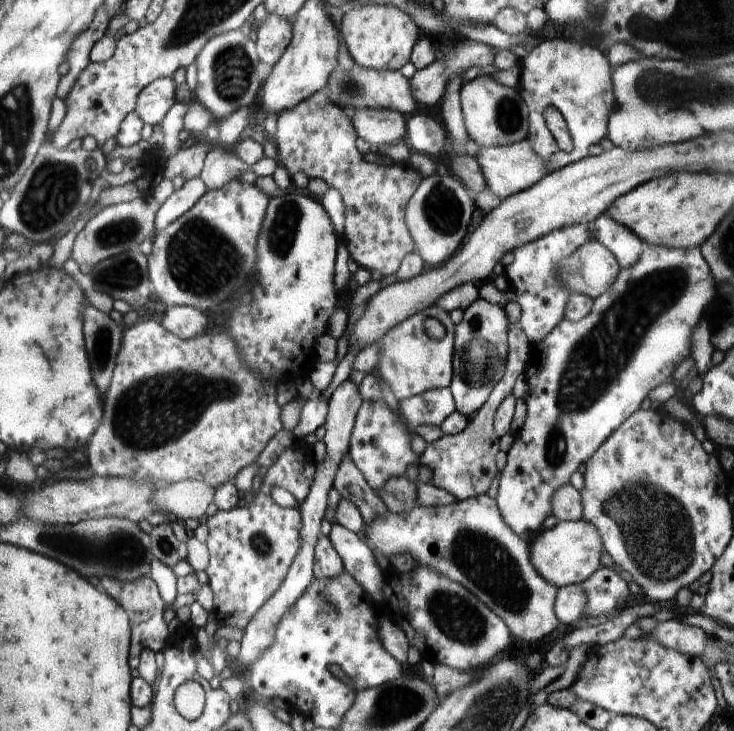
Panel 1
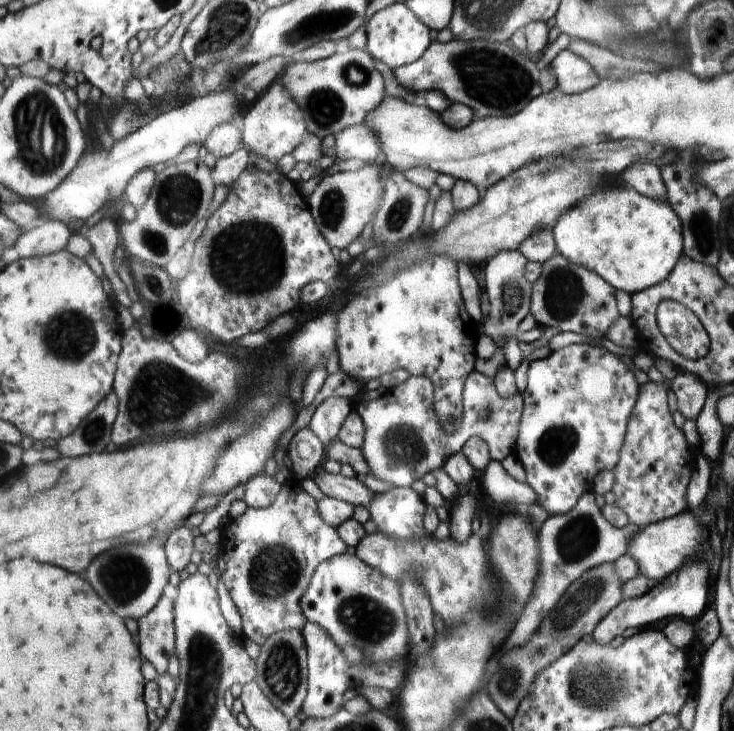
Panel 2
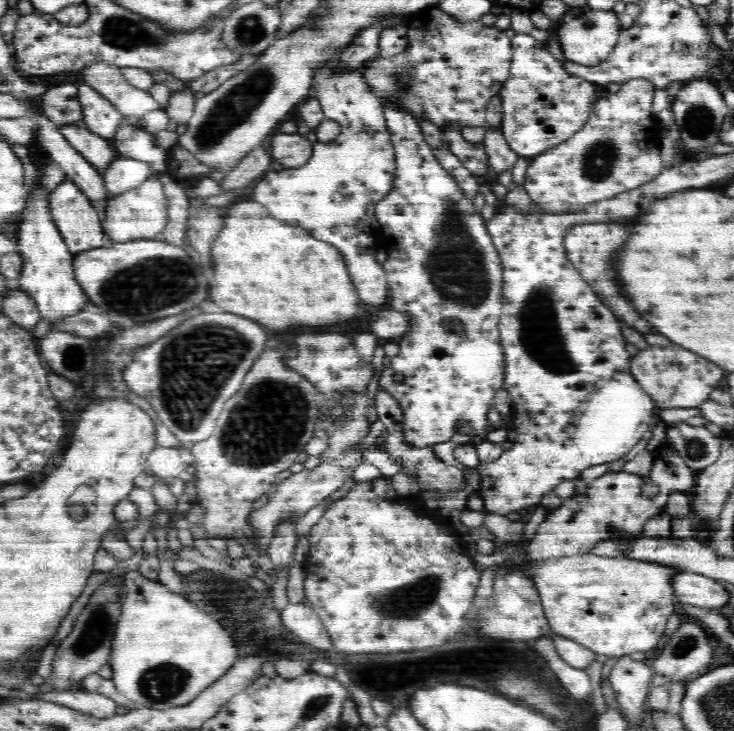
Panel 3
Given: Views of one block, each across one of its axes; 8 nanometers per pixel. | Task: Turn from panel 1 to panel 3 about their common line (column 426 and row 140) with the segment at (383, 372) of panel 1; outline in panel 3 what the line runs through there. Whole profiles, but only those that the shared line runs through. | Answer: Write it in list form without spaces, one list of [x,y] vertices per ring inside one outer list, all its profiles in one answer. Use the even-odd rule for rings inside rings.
[[[330,66],[318,74],[310,98],[316,98],[326,118],[338,124],[340,134],[330,142],[320,142],[314,134],[308,136],[308,140],[314,142],[314,156],[300,168],[284,168],[280,172],[266,170],[254,188],[252,200],[264,206],[270,216],[300,226],[318,240],[338,244],[338,248],[346,252],[350,276],[354,276],[362,302],[380,310],[388,302],[390,284],[384,264],[372,262],[382,242],[376,242],[368,232],[376,216],[376,206],[386,198],[386,192],[390,192],[394,178],[394,138],[386,110],[368,90],[362,70],[346,76],[332,76],[332,72],[334,68]],[[362,244],[370,244],[370,248]]]

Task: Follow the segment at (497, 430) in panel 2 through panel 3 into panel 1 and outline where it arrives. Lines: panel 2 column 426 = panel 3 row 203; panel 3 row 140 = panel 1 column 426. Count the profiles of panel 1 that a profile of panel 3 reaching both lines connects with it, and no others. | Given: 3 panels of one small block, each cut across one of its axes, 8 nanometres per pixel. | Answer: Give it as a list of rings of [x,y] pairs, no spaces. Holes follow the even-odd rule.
[[[439,388],[429,390],[427,394],[419,394],[415,398],[407,398],[399,404],[401,416],[411,424],[413,430],[417,426],[443,426],[451,414],[459,412],[455,404],[455,396],[451,394],[451,388]]]

